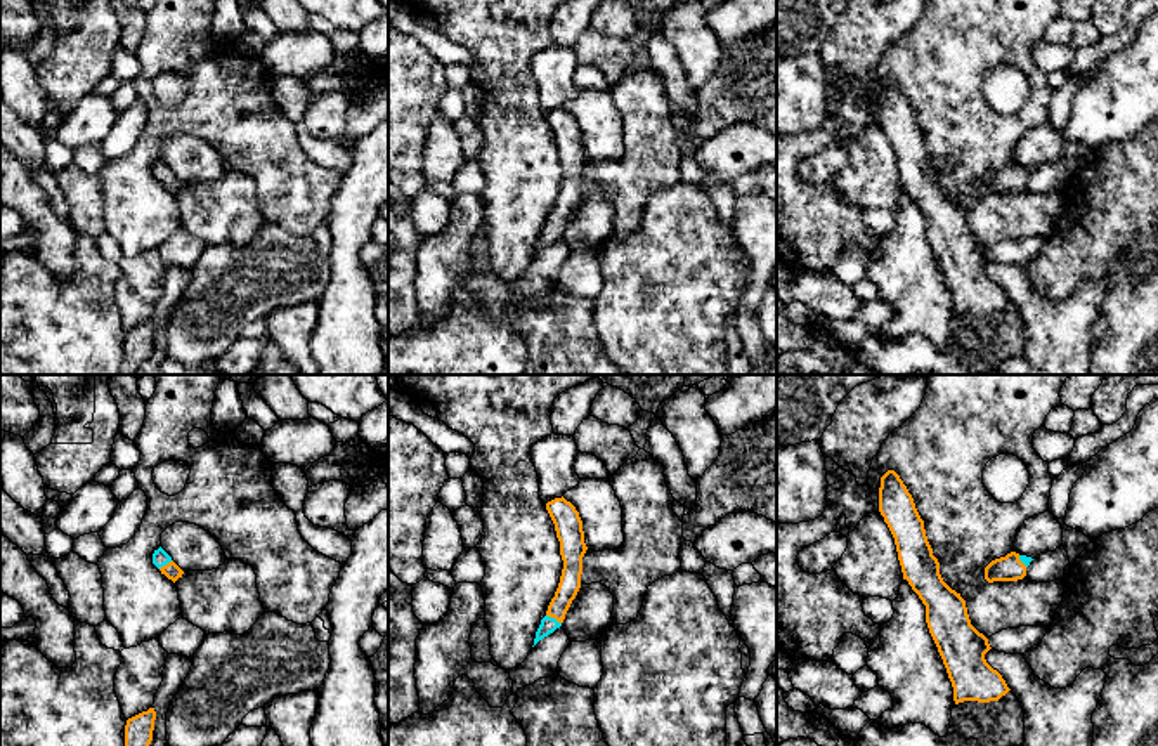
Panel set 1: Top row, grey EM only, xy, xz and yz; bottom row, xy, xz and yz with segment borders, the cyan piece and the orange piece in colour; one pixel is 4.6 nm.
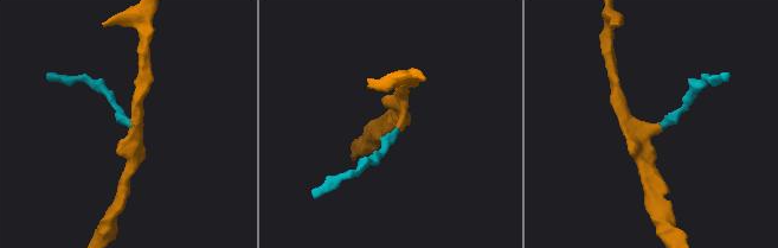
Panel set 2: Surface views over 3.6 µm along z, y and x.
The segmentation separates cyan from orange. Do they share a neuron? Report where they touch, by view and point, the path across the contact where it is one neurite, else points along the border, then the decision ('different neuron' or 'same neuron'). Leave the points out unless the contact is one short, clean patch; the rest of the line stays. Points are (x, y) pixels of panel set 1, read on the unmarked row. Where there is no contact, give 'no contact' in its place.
meets cyan in xz at (553, 229); runs through xz (548, 236), (553, 229), (569, 196); same neuron

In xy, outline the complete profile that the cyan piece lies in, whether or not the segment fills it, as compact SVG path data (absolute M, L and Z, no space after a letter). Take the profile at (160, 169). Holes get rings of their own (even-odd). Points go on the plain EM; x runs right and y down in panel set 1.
M159 158L153 165L153 175L173 194L182 189L184 182L172 172L172 168Z

